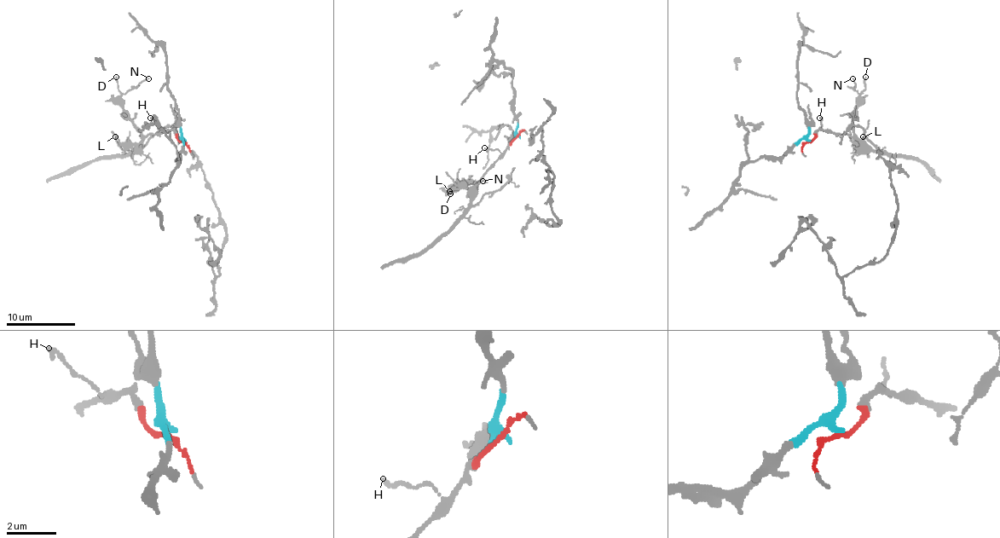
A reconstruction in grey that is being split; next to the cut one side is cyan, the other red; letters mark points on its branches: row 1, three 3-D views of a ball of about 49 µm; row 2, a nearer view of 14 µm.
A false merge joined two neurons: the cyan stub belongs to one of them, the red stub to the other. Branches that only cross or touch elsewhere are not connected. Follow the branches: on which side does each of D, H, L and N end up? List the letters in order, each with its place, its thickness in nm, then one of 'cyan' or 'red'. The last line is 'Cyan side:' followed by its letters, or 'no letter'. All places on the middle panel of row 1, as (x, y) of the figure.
D: at (450, 193); 120 nm thick; red
H: at (484, 147); 190 nm thick; red
L: at (449, 191); 100 nm thick; red
N: at (482, 181); 80 nm thick; red
Cyan side: no letter

